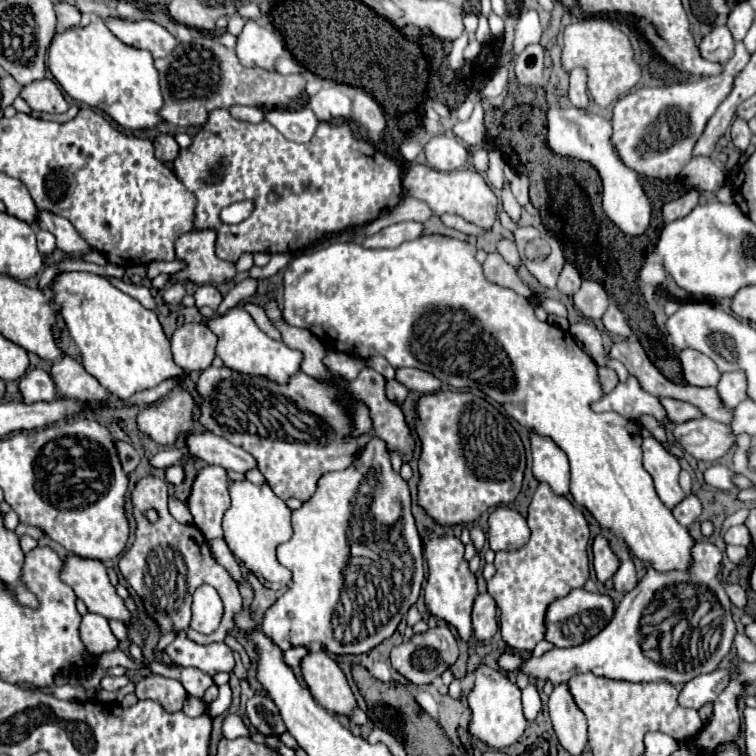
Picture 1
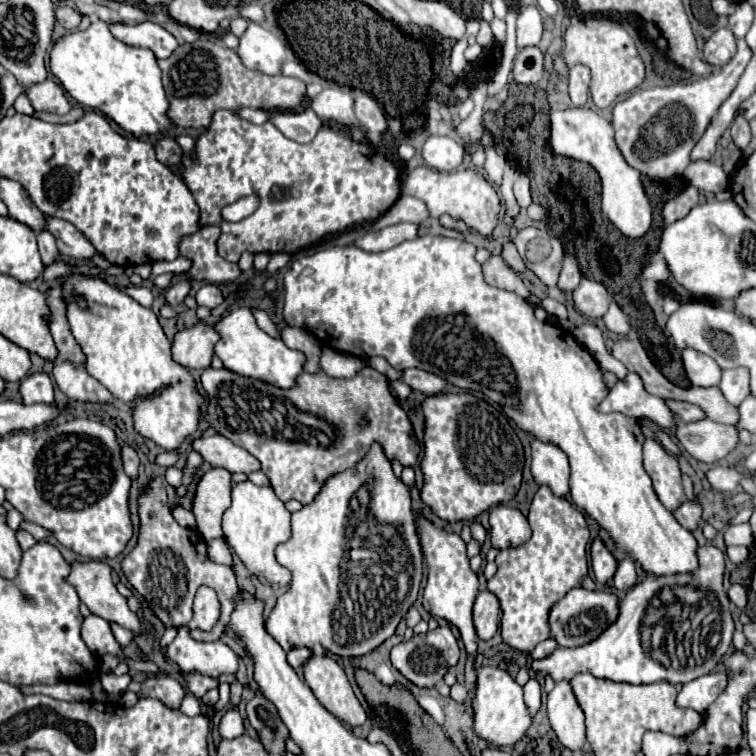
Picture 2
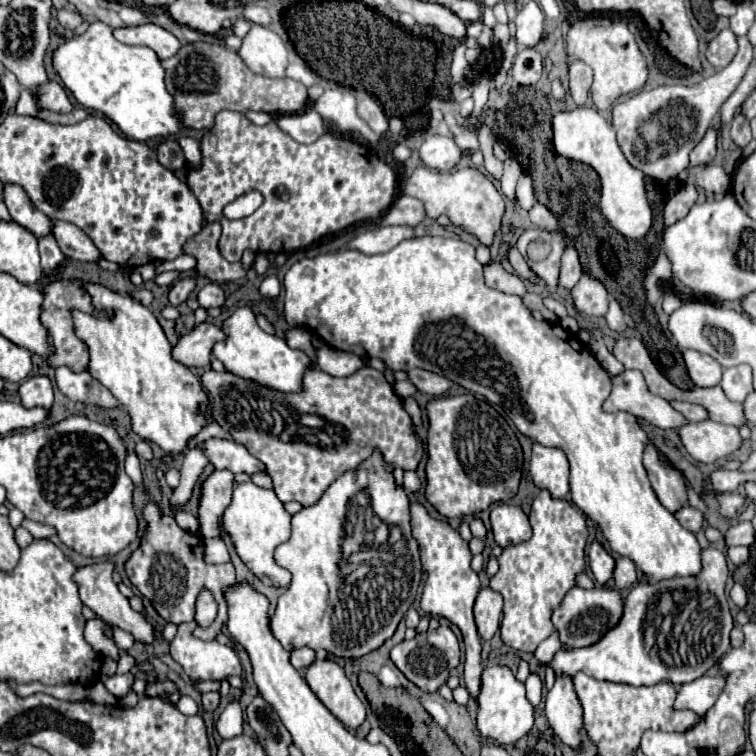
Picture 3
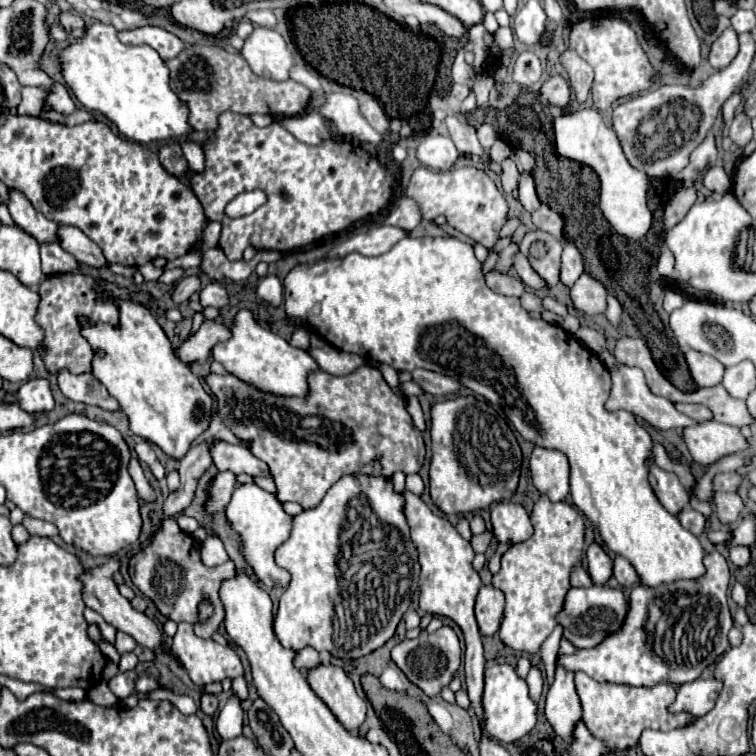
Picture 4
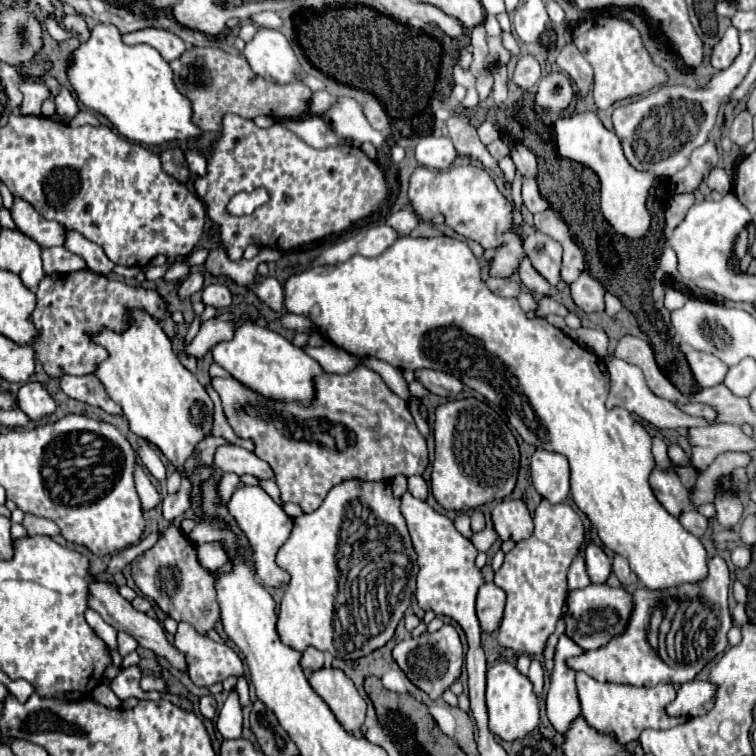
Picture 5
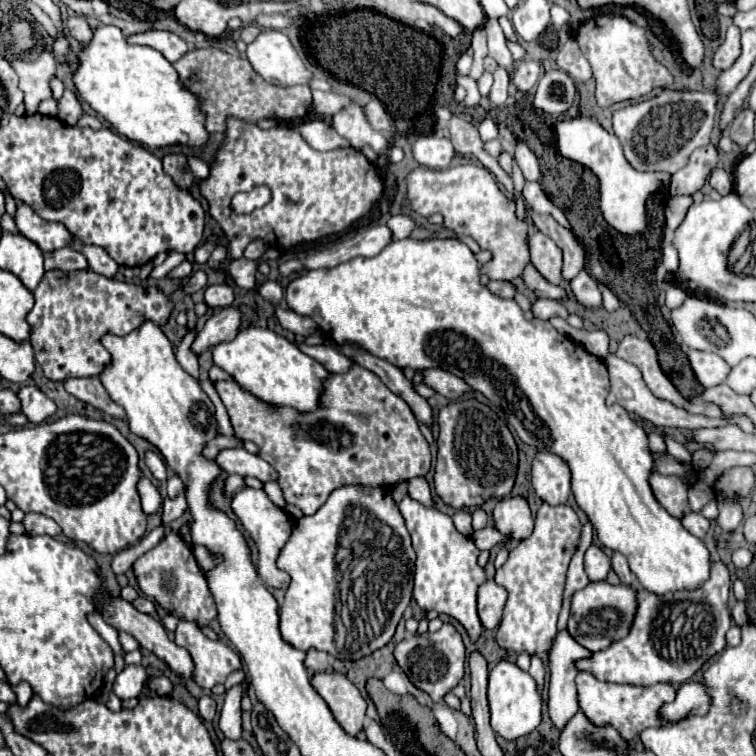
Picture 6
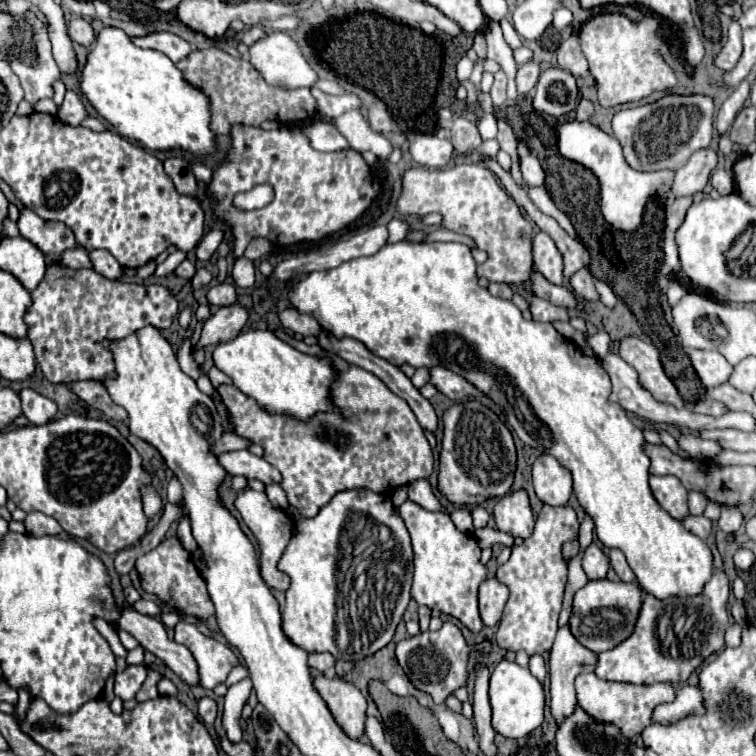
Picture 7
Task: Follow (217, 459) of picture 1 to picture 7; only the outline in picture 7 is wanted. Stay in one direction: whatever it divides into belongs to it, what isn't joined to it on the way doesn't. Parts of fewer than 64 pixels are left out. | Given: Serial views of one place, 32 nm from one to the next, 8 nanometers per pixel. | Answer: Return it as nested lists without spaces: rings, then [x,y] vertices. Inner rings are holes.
[[[248,450],[220,454],[220,466],[230,476],[246,476],[246,478],[260,480],[264,484],[272,484],[272,482],[280,484],[282,480],[282,474],[272,464],[268,464],[264,458],[254,456]]]

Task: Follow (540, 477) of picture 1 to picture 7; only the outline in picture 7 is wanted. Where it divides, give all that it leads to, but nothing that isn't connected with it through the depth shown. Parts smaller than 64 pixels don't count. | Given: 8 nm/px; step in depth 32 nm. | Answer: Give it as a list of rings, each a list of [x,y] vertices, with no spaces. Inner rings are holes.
[[[544,454],[532,466],[532,482],[536,496],[550,506],[564,506],[572,494],[570,472],[554,458]]]

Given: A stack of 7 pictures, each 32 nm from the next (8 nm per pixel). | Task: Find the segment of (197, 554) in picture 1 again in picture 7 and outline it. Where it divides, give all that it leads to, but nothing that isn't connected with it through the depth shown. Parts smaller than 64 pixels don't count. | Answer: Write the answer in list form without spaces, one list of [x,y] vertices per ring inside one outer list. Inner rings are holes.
[[[166,538],[160,546],[156,546],[154,550],[146,552],[144,556],[140,556],[136,560],[136,570],[142,578],[142,588],[150,594],[156,594],[158,598],[162,598],[168,606],[172,608],[180,608],[190,616],[200,616],[200,618],[208,618],[214,614],[204,578],[198,574],[192,556],[180,546],[178,538]]]

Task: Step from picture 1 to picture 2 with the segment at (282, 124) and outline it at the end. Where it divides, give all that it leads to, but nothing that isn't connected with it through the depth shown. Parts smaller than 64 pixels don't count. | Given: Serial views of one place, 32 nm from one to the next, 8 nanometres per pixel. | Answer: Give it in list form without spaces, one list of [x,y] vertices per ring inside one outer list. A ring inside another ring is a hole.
[[[306,108],[302,112],[272,112],[270,122],[274,122],[276,128],[284,132],[284,136],[302,144],[312,142],[324,124],[316,112],[312,112],[312,108]]]

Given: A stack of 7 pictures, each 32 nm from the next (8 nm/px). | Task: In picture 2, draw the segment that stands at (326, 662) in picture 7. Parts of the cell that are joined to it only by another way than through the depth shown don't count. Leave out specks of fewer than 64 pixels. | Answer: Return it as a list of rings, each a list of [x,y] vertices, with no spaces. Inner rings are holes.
[[[292,648],[288,652],[288,662],[292,664],[294,670],[300,670],[312,656],[312,650],[310,648]]]

